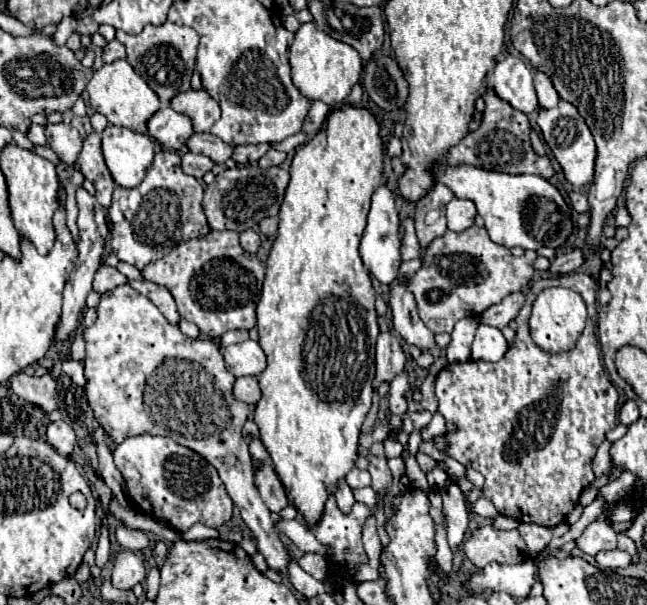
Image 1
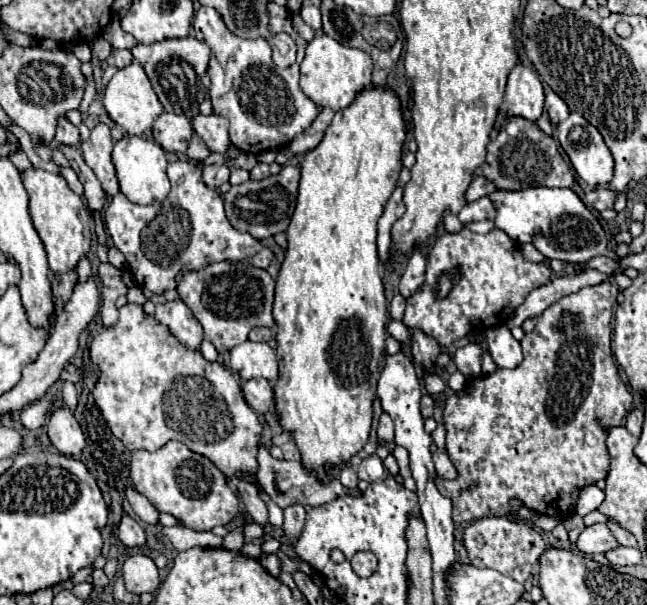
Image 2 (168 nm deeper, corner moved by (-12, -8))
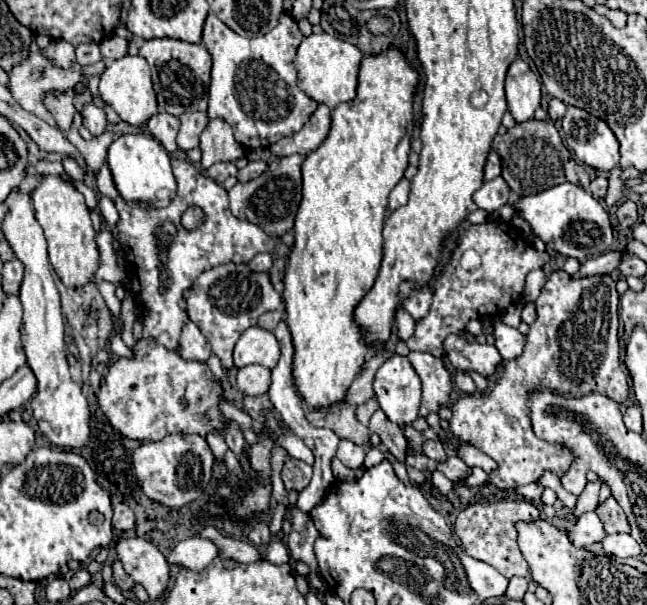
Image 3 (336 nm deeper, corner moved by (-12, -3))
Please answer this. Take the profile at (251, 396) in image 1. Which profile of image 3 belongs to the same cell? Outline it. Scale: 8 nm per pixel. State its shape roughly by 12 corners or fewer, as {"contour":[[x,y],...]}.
{"contour":[[258,364],[238,370],[236,384],[246,396],[270,388],[270,370]]}

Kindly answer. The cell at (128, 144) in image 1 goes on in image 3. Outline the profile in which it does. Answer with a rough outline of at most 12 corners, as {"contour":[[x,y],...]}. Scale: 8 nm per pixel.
{"contour":[[150,134],[108,148],[126,202],[166,206],[176,194],[170,156]]}

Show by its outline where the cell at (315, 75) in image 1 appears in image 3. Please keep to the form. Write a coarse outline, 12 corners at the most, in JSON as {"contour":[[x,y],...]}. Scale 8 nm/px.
{"contour":[[326,32],[302,40],[298,88],[336,108],[356,96],[360,50]]}

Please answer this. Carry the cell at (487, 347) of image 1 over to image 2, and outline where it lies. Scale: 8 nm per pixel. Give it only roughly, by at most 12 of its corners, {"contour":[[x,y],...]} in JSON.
{"contour":[[506,325],[486,329],[486,347],[498,367],[522,363],[520,343]]}

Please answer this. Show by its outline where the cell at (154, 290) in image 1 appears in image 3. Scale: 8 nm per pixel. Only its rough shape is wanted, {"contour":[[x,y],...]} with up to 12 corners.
{"contour":[[192,320],[184,322],[180,354],[206,362],[208,340]]}

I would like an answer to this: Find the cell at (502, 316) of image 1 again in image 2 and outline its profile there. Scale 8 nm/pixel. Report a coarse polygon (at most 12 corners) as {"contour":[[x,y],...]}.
{"contour":[[596,269],[554,277],[508,319],[510,329],[538,317],[548,305],[608,277]]}

